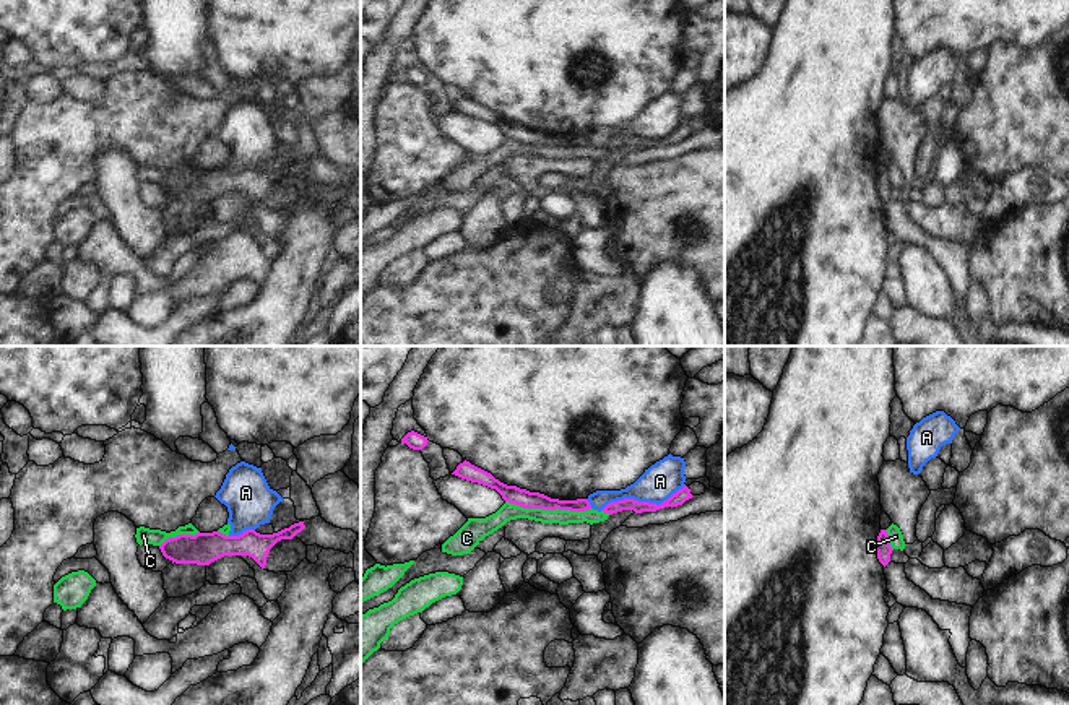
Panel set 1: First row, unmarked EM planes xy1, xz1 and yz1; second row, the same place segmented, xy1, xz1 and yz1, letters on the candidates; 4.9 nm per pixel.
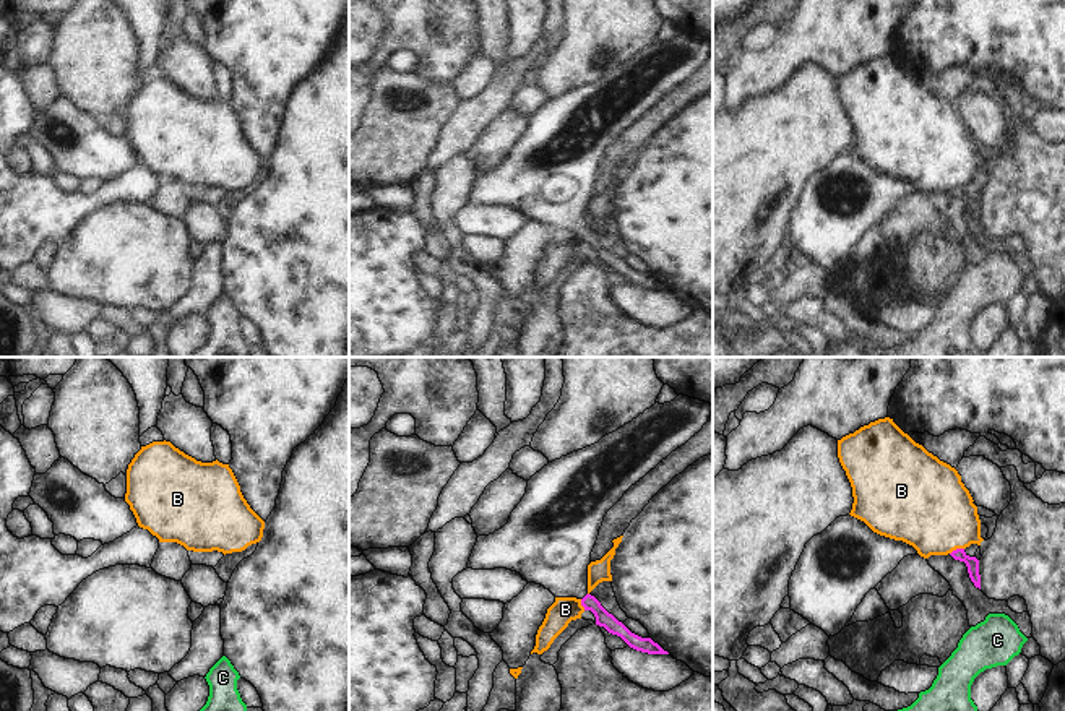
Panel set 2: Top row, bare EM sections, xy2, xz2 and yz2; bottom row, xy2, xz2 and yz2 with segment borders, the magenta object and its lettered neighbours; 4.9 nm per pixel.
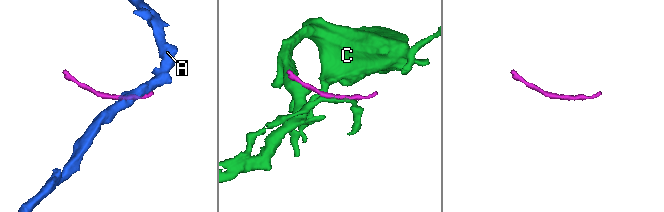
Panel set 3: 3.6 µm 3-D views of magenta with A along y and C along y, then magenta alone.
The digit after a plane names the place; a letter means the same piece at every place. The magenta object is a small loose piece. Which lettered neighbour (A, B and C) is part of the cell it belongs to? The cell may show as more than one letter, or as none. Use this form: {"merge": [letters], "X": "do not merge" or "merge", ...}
{"merge": [], "A": "do not merge", "B": "do not merge", "C": "do not merge"}

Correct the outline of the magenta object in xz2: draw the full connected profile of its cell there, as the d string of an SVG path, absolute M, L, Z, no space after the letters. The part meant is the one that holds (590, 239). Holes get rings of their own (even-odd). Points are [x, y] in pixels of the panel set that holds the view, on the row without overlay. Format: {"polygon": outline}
{"polygon": "M679 31L670 39L656 39L597 80L549 99L528 117L526 130L508 159L494 170L477 174L468 205L516 208L555 234L580 235L584 247L594 250L596 261L620 273L630 284L648 291L669 291L651 274L632 269L588 229L588 201L607 148L632 122L695 73L711 49L709 39Z"}

